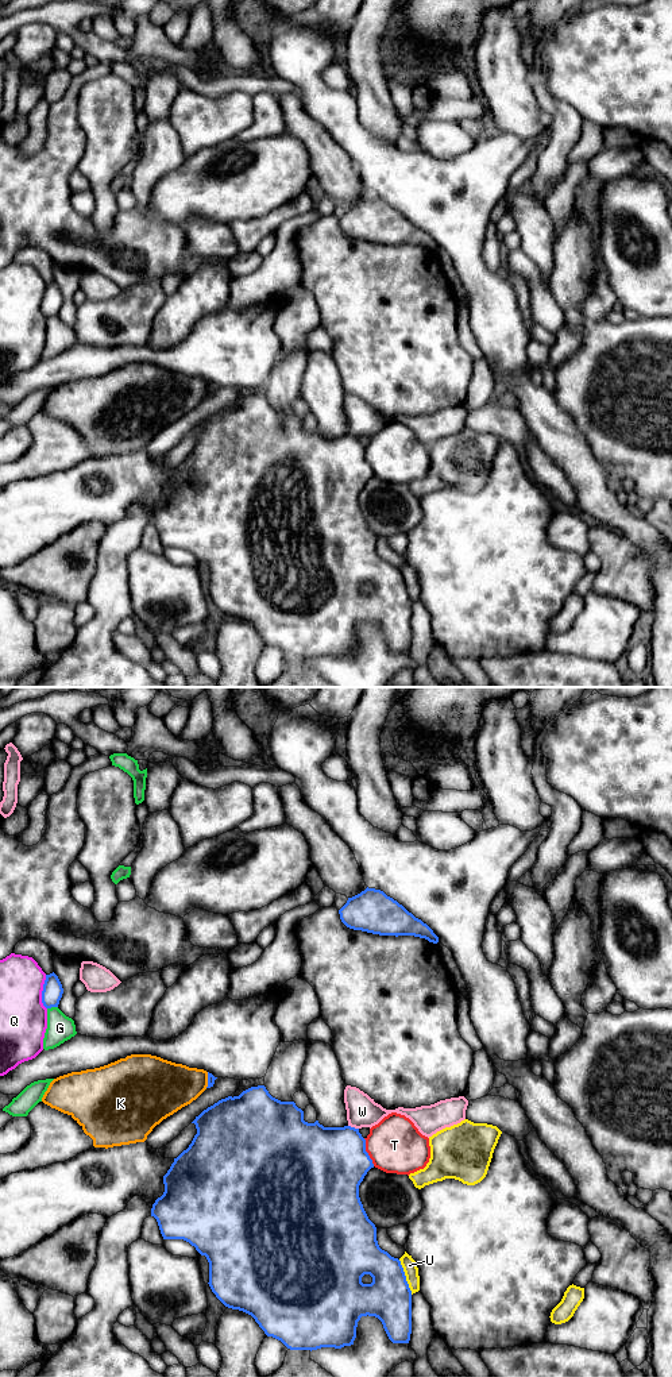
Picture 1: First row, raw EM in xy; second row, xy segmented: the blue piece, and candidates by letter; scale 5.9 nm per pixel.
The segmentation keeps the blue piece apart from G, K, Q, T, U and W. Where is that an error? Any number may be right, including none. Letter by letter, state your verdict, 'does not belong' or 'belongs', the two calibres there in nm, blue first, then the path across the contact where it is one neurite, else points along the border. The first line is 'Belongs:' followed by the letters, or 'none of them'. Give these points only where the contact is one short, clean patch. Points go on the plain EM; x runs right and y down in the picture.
Belongs: none of them
G: does not belong; 120 nm thick on the blue side, 160 nm on the other
K: does not belong; 50 nm thick on the blue side, 300 nm on the other
Q: does not belong; 120 nm thick on the blue side, 280 nm on the other
T: does not belong; 460 nm thick on the blue side, 320 nm on the other
U: does not belong; 280 nm thick on the blue side, 90 nm on the other
W: does not belong; 420 nm thick on the blue side, 190 nm on the other

